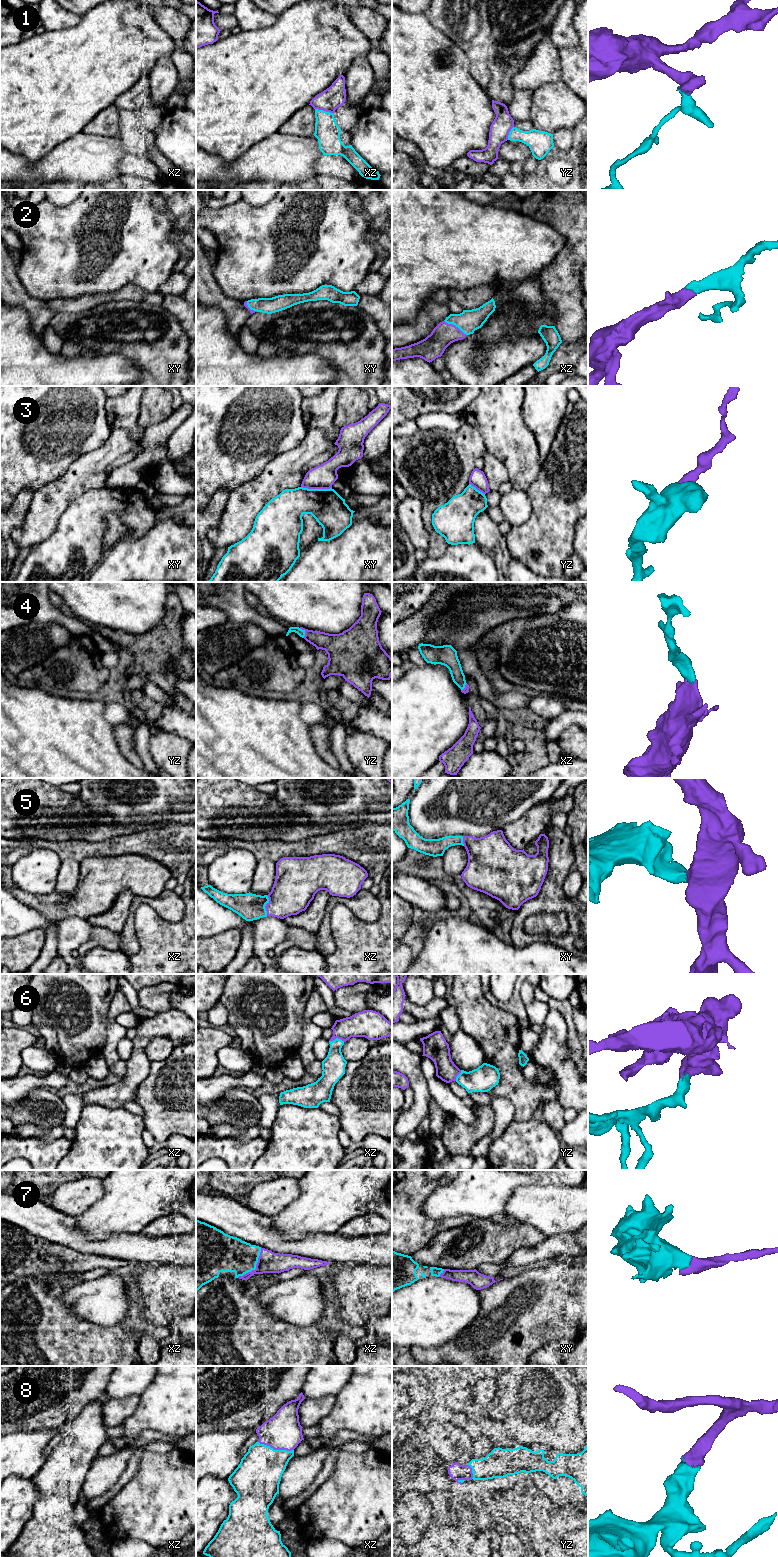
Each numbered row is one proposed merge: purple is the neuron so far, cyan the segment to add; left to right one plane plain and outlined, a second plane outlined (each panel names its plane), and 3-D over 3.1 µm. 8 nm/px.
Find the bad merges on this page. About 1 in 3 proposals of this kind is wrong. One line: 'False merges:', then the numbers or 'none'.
False merges: 1, 3

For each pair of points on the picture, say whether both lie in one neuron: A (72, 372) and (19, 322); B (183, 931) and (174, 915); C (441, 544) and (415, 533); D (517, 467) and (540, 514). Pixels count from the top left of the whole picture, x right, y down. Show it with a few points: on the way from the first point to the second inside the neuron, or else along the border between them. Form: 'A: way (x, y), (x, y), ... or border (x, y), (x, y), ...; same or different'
A: way (55, 372), (20, 339); same
B: border (185, 903), (177, 921), (165, 921), (156, 912); different
C: border (430, 534), (428, 547), (425, 550); different
D: border (541, 469), (526, 491); different

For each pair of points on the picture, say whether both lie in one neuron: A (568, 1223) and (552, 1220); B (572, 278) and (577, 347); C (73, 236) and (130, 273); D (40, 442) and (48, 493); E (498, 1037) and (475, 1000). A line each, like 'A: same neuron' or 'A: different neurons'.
A: same neuron
B: different neurons
C: same neuron
D: different neurons
E: same neuron

